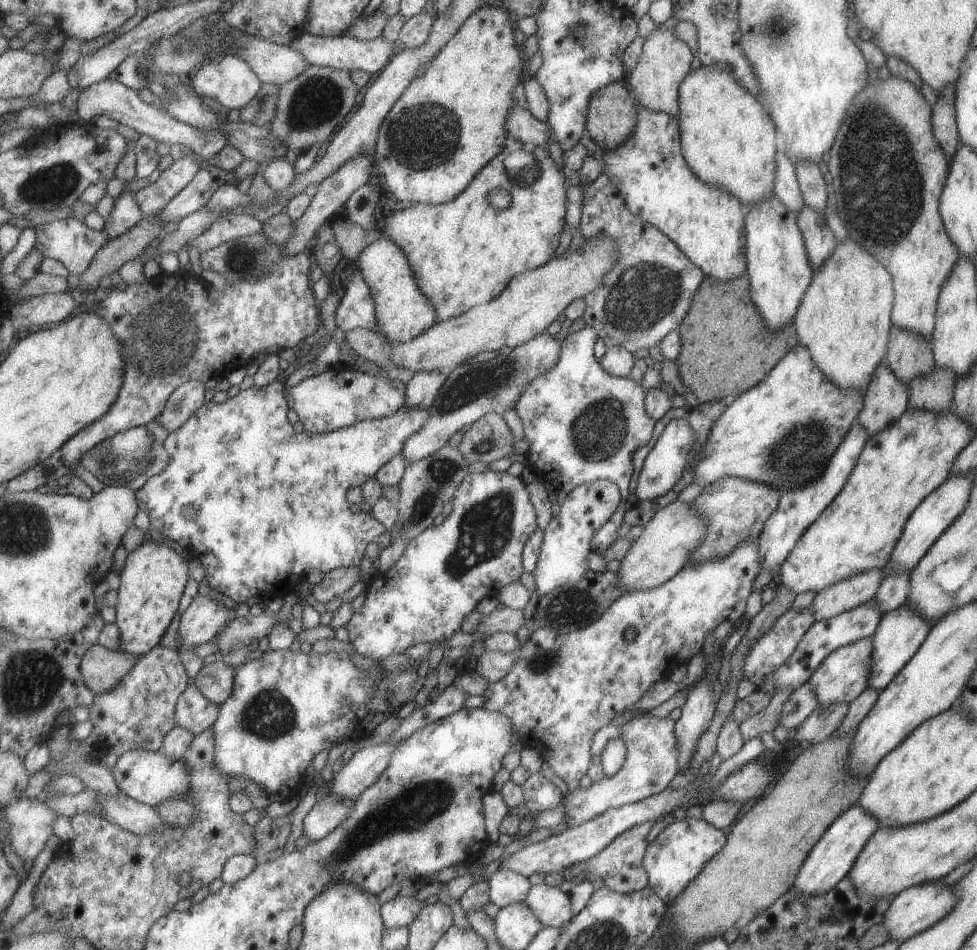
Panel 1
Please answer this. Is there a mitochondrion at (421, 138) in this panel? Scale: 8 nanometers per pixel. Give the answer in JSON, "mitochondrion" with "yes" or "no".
{"mitochondrion":"yes"}

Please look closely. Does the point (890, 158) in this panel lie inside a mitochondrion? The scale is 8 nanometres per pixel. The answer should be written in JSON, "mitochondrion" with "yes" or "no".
{"mitochondrion":"yes"}

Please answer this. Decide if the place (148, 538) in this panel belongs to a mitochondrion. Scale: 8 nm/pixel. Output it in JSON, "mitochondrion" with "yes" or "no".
{"mitochondrion":"no"}

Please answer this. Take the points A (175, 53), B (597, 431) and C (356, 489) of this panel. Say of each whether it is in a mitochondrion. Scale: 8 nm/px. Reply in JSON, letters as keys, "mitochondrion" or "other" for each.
{"A":"mitochondrion","B":"mitochondrion","C":"other"}

